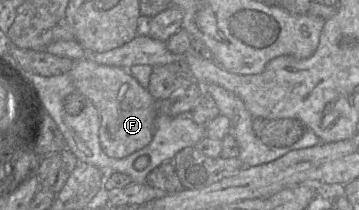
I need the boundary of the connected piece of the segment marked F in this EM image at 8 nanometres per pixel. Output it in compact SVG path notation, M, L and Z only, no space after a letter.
M88 54L85 58L75 61L68 74L73 80L76 92L90 100L98 110L100 116L99 141L102 150L109 157L125 158L151 142L155 129L155 119L159 114L159 102L146 88L139 84L128 70L98 64L91 60Z

